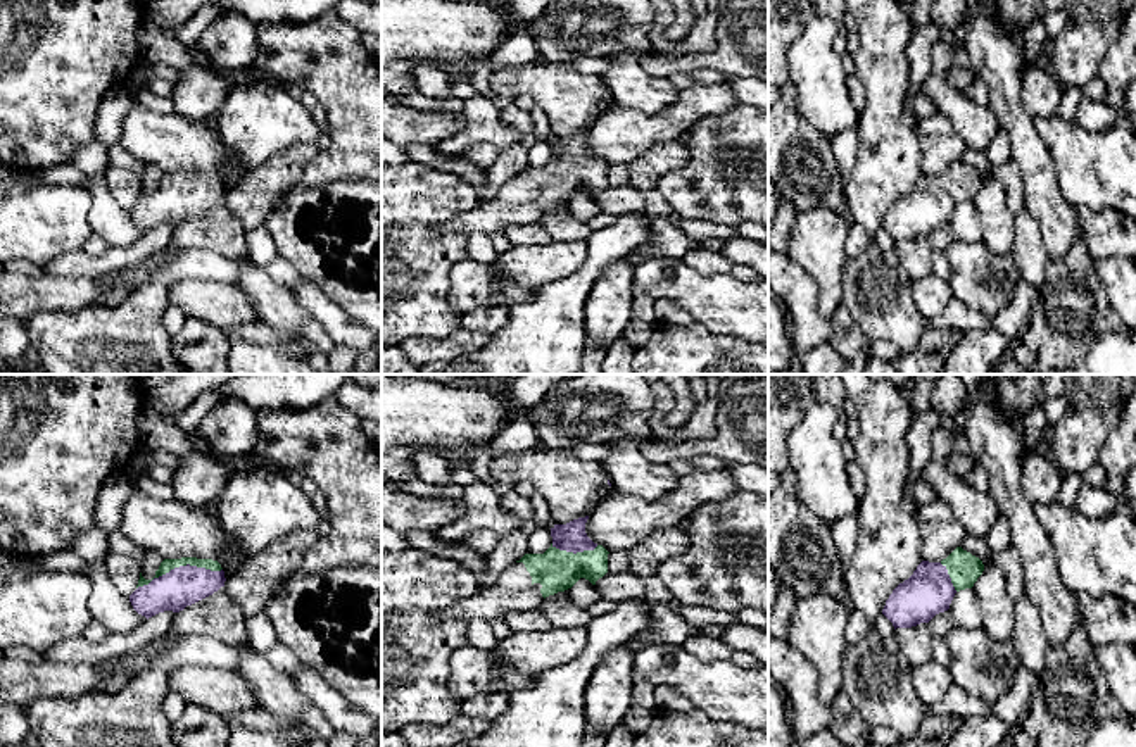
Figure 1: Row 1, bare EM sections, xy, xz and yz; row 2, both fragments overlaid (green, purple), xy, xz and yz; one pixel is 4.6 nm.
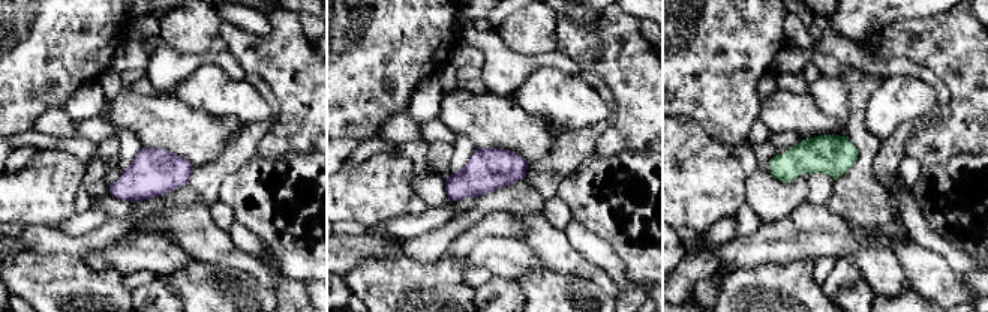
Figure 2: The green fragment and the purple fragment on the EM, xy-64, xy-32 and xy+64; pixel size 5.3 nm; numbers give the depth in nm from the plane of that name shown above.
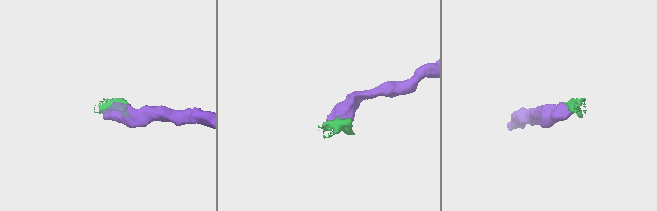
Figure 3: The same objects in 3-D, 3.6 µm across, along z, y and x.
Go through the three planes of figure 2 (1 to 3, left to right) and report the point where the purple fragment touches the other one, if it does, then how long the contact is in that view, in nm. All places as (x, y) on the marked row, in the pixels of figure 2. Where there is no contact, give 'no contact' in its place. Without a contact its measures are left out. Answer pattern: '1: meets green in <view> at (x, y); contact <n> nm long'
1: no contact
2: no contact
3: no contact

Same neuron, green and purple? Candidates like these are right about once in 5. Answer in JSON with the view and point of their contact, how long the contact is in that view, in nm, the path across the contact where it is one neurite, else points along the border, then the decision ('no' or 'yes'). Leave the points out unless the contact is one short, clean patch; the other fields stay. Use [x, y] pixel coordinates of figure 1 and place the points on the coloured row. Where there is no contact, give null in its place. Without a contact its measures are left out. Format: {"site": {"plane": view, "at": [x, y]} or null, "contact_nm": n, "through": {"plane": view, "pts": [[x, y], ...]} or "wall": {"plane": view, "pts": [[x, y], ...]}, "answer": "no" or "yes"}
{"site": {"plane": "xy", "at": [178, 566]}, "contact_nm": 420, "through": {"plane": "xy", "pts": [[166, 564], [178, 566], [178, 578], [185, 585]]}, "answer": "yes"}

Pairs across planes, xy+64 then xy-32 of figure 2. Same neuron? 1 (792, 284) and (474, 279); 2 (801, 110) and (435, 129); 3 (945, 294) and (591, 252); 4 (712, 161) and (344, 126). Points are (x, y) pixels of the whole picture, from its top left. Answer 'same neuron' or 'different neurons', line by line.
1: different neurons
2: different neurons
3: different neurons
4: different neurons

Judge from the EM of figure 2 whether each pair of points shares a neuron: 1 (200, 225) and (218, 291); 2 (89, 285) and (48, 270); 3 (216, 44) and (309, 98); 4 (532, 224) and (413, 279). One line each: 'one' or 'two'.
1: two
2: one
3: two
4: two

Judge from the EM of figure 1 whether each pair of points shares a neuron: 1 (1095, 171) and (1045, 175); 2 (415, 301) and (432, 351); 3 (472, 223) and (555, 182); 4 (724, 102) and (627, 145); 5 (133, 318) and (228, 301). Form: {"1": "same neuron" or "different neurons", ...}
{"1": "different neurons", "2": "different neurons", "3": "same neuron", "4": "same neuron", "5": "different neurons"}

